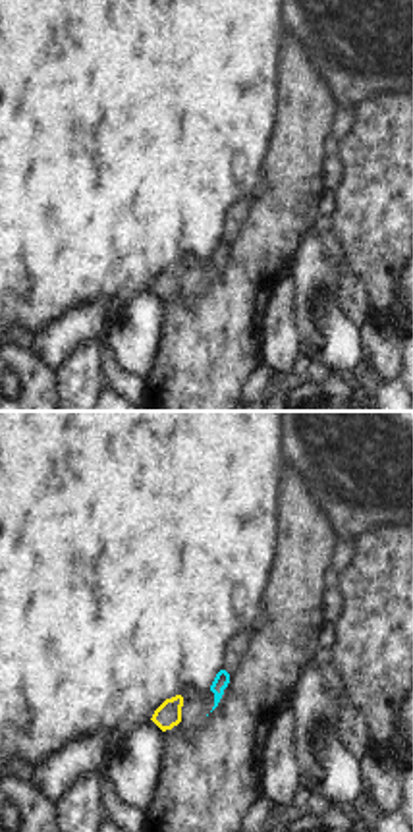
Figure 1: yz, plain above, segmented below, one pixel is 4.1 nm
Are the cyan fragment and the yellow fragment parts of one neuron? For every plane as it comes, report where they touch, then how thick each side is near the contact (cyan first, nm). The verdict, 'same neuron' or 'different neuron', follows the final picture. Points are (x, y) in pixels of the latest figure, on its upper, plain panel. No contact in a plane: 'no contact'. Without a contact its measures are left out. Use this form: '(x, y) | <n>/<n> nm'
no contact

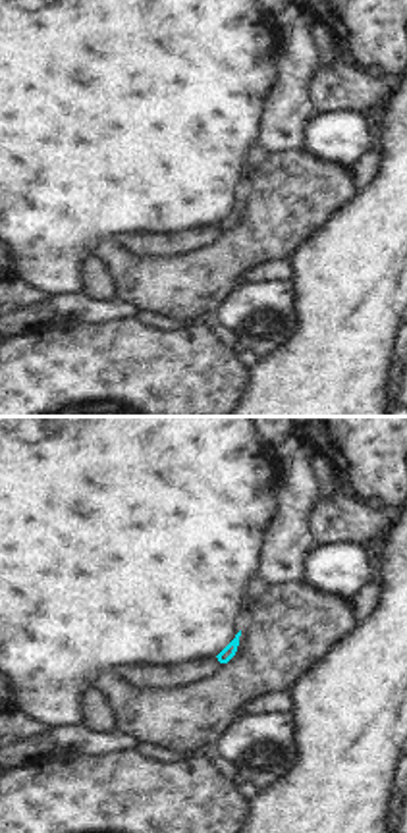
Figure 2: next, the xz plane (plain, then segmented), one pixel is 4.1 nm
no contact

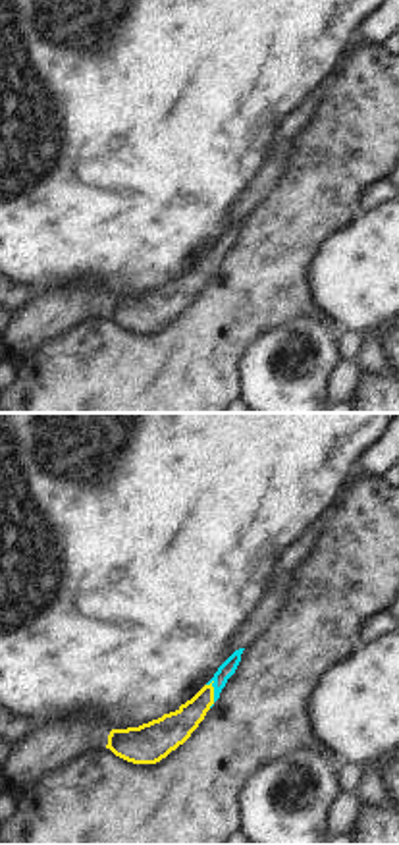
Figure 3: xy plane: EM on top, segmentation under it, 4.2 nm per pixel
(214, 261) | 70/140 nm

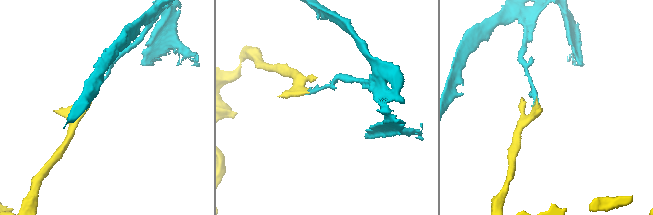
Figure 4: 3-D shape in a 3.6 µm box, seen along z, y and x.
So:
same neuron

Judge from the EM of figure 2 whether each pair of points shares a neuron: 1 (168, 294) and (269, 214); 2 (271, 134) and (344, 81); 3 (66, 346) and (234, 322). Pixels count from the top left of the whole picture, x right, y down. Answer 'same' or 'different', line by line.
1: same
2: different
3: different

